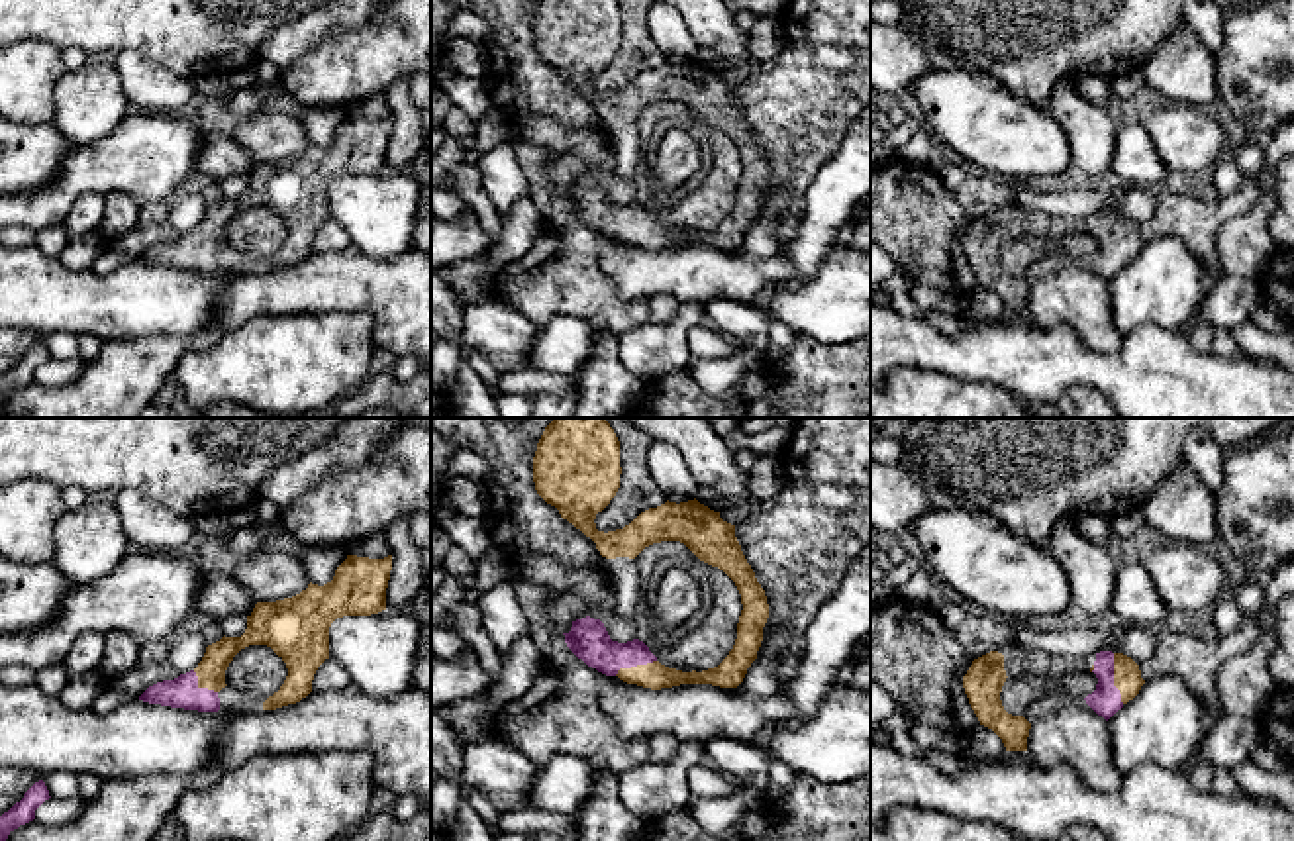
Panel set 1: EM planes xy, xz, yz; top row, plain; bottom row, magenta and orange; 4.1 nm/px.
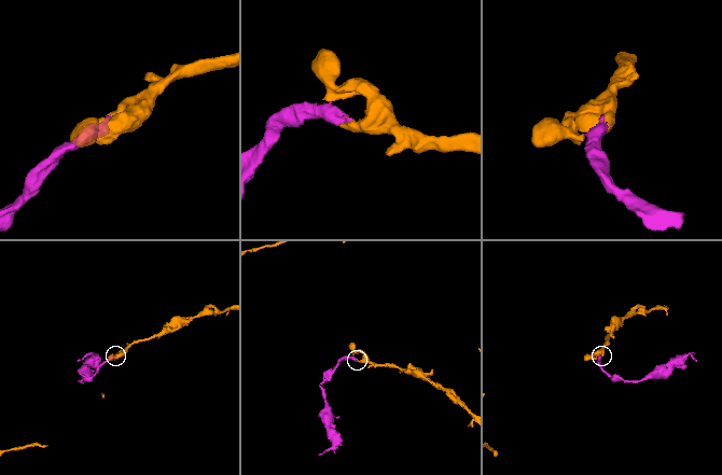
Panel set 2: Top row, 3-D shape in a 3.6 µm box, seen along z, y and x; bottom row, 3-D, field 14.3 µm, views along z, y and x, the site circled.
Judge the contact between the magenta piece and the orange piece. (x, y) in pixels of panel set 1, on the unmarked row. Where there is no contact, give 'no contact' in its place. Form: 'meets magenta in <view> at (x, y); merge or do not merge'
meets magenta in yz at (1112, 240); merge

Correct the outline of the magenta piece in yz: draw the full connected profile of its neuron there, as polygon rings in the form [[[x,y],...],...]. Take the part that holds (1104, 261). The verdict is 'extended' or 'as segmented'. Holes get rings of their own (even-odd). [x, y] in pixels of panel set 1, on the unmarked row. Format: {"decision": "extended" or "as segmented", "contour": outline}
{"decision": "extended", "contour": [[[1096,214],[1090,233],[1096,235],[1098,245],[1084,261],[1106,282],[1133,261],[1145,245],[1139,225],[1123,214]]]}

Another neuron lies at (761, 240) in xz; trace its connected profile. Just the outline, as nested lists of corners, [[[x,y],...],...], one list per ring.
[[[776,190],[767,206],[765,214],[757,218],[751,227],[747,229],[747,235],[743,243],[737,247],[745,257],[749,259],[765,259],[772,253],[778,253],[784,249],[784,241],[774,233],[778,227],[778,212],[788,204],[790,196],[782,190]]]

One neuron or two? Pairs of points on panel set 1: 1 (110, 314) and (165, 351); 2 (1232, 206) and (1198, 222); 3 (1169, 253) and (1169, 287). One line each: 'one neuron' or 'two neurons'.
1: two neurons
2: one neuron
3: one neuron

